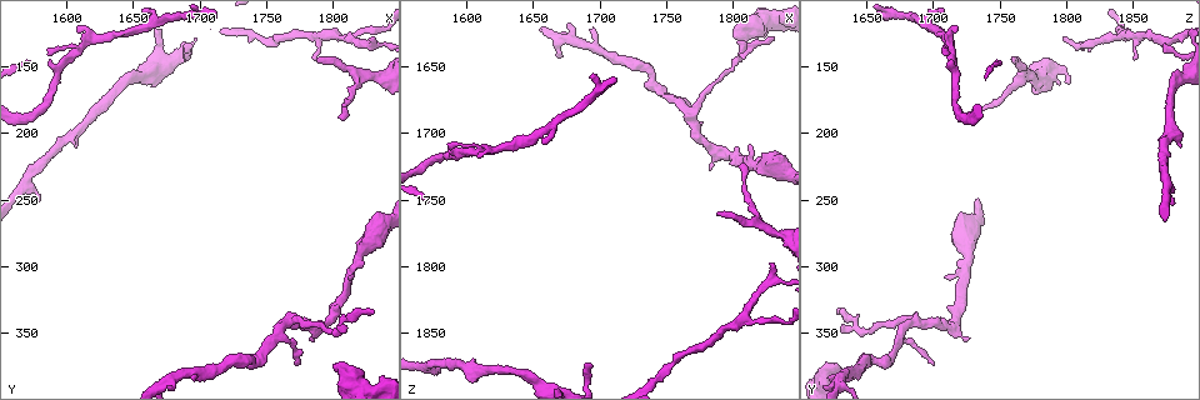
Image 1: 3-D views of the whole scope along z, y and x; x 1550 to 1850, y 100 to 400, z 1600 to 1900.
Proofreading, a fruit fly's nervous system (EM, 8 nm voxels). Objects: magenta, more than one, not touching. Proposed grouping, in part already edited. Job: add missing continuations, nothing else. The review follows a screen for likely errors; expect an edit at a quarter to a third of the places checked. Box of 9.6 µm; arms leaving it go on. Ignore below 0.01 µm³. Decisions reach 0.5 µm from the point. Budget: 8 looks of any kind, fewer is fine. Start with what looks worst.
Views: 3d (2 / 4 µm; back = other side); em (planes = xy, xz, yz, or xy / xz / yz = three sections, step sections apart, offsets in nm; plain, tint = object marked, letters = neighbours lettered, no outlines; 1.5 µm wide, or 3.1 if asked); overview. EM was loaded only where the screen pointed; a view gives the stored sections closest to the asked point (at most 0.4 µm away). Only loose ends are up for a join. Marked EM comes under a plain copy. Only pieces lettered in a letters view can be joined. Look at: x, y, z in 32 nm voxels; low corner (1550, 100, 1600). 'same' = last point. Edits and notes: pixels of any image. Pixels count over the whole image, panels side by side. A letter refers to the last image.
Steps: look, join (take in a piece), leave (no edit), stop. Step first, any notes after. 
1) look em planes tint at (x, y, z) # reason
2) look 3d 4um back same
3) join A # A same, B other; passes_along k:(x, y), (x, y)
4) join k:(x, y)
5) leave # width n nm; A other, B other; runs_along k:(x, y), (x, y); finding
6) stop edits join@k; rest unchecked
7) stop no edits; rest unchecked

look 3d 4um at (1774, 374, 1702) # branch stops here

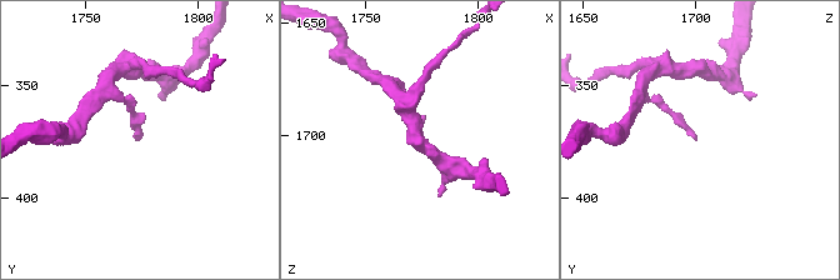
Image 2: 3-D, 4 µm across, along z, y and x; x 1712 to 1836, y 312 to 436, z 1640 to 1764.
look em planes tint at (1773, 373, 1701)

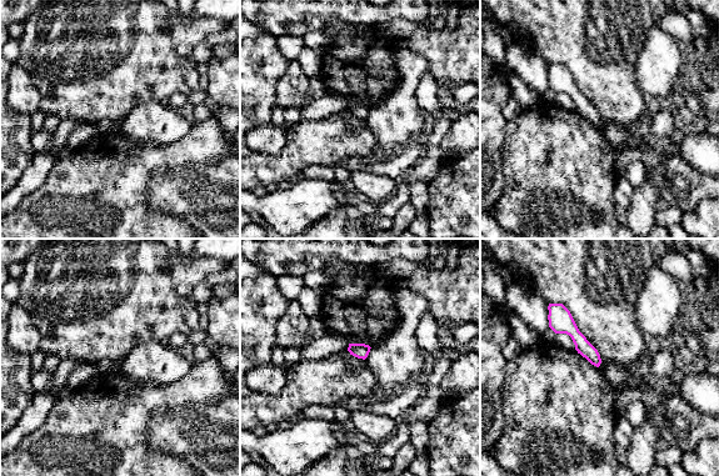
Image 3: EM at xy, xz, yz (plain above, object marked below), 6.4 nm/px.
look em planes letters same

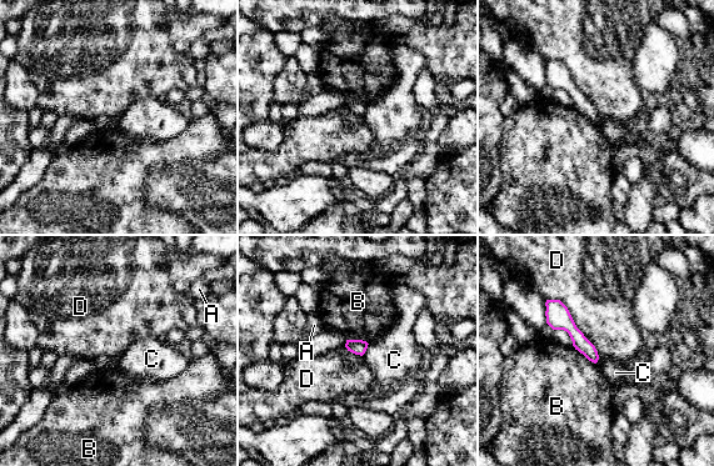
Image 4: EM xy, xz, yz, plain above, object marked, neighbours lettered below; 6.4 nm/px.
leave # longest_contact D 500 nm; A other, B other, C other, D other; none of them fits

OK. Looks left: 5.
look em planes tint at (1692, 132, 1874) # tapers out

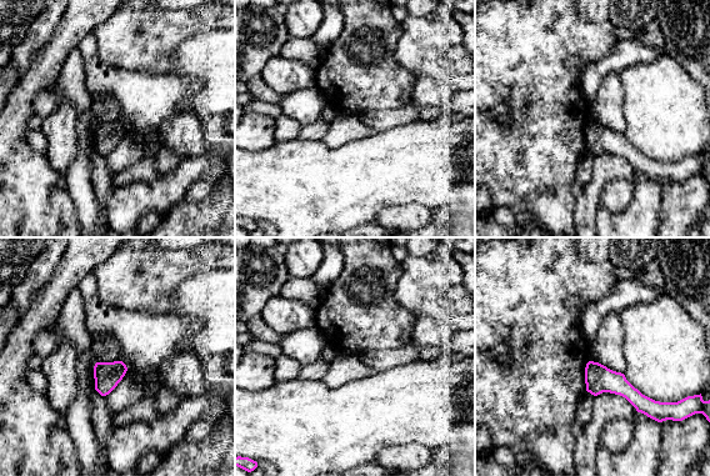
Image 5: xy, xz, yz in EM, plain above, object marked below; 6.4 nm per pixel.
look em planes letters same

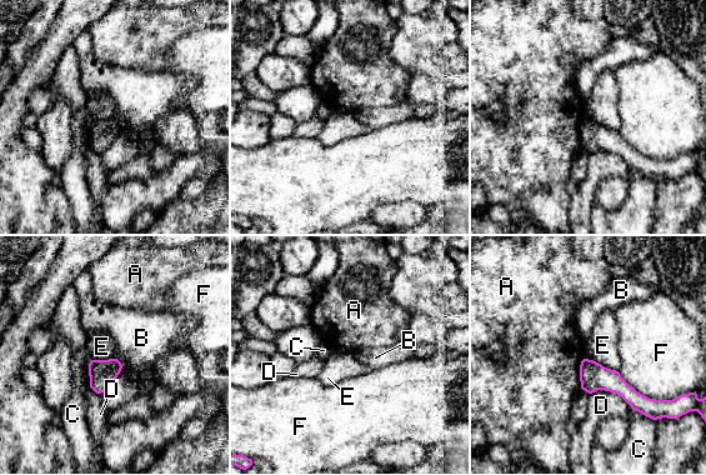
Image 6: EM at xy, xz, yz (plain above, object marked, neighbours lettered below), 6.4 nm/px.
leave # A other, B other, C other, D other, E other, F other; none of them fits

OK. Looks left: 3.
look em planes letters at (1800, 372, 1626) # free end

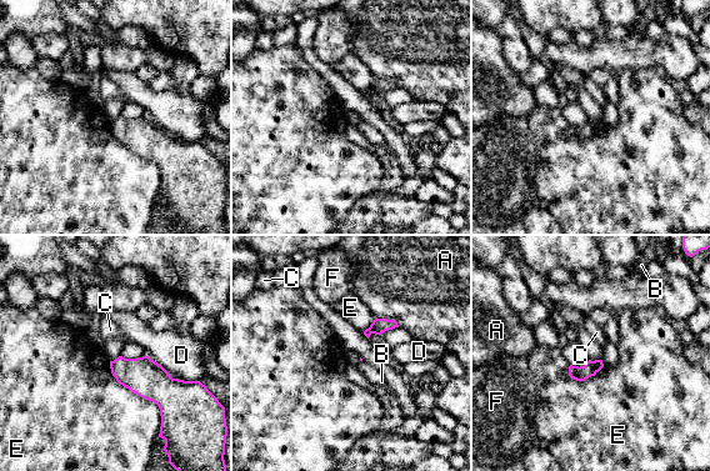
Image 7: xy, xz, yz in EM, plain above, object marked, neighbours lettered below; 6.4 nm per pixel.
leave # A other, B other, C other, D other, E other, F other; border 7:(109, 361), (160, 427); no lettered piece goes on from it

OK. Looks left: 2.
stop no edits; rest unchecked

